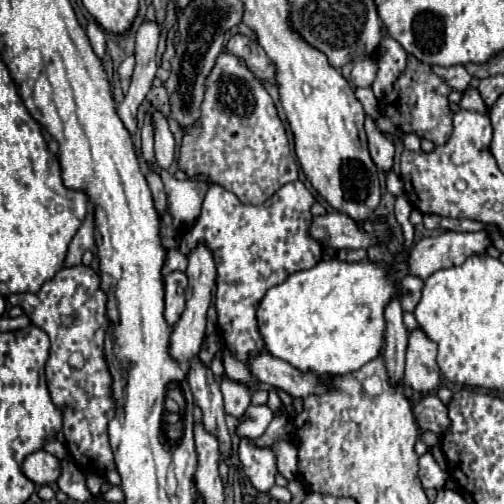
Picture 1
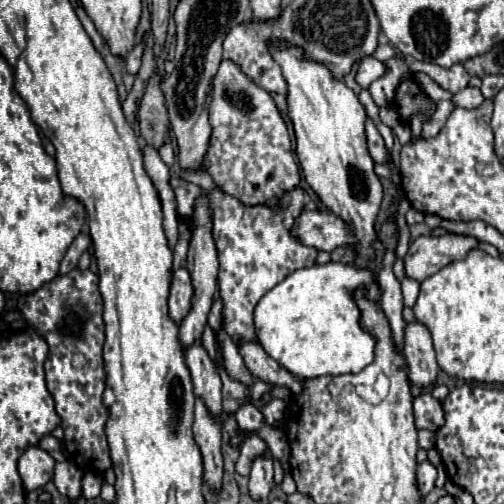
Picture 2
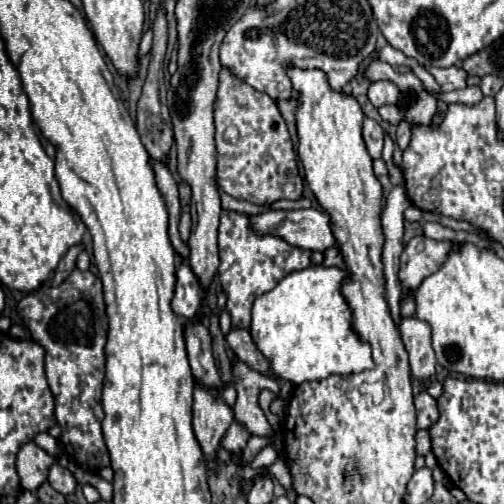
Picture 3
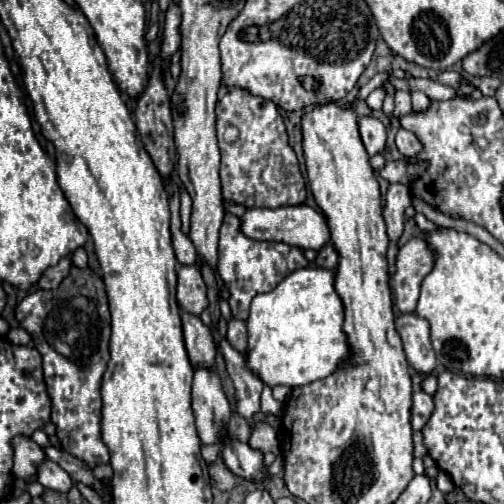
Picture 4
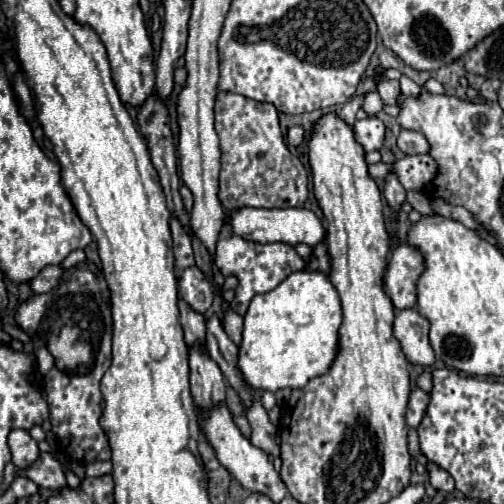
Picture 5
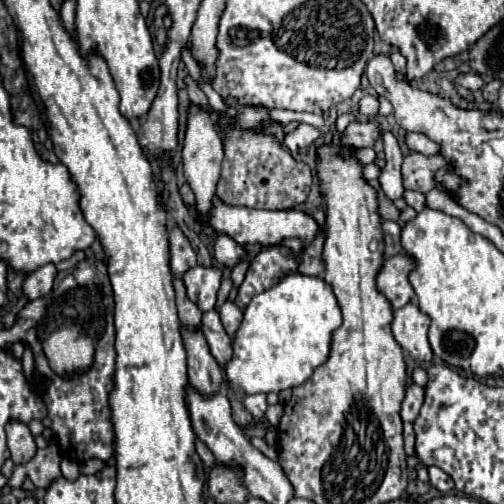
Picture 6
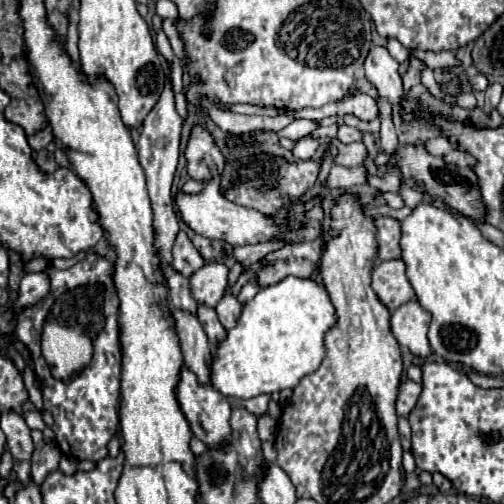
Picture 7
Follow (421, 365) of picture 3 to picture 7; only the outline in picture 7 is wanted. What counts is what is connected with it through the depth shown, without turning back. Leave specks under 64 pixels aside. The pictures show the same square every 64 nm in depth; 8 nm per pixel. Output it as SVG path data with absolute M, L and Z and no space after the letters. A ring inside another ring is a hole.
M410 300L392 312L392 334L400 346L408 348L418 358L428 358L432 348L428 344L430 314L416 302Z

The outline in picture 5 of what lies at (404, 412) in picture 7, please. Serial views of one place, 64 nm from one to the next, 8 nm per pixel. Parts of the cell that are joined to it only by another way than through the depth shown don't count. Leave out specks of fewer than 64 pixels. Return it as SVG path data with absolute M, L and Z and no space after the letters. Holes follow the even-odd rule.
M412 390L410 394L410 402L408 402L408 410L406 410L406 422L412 428L418 428L420 420L424 418L424 412L428 408L428 394L424 390Z

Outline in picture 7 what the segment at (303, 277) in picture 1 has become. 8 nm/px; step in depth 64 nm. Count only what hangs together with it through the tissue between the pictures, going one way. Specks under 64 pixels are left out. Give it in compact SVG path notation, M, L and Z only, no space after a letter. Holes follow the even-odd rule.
M286 276L278 284L262 288L244 308L238 324L228 330L224 342L216 346L214 362L212 362L212 388L222 392L224 396L236 396L240 400L272 394L284 388L294 388L304 376L312 374L326 356L324 334L336 326L336 308L328 296L324 284L318 284L312 278L296 278Z

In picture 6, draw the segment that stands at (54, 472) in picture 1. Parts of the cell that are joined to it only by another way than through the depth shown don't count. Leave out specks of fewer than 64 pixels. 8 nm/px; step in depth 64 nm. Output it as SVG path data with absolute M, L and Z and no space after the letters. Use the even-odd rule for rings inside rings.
M12 420L6 424L6 434L8 434L8 450L12 454L14 464L26 464L28 460L32 460L32 456L36 454L36 442L28 426Z

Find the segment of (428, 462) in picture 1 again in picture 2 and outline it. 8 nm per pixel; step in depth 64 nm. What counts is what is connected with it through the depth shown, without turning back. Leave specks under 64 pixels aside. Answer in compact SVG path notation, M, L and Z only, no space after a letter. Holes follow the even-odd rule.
M424 460L424 462L418 466L418 488L420 488L422 496L426 496L426 494L434 488L436 478L438 478L436 468L434 468L428 460Z

